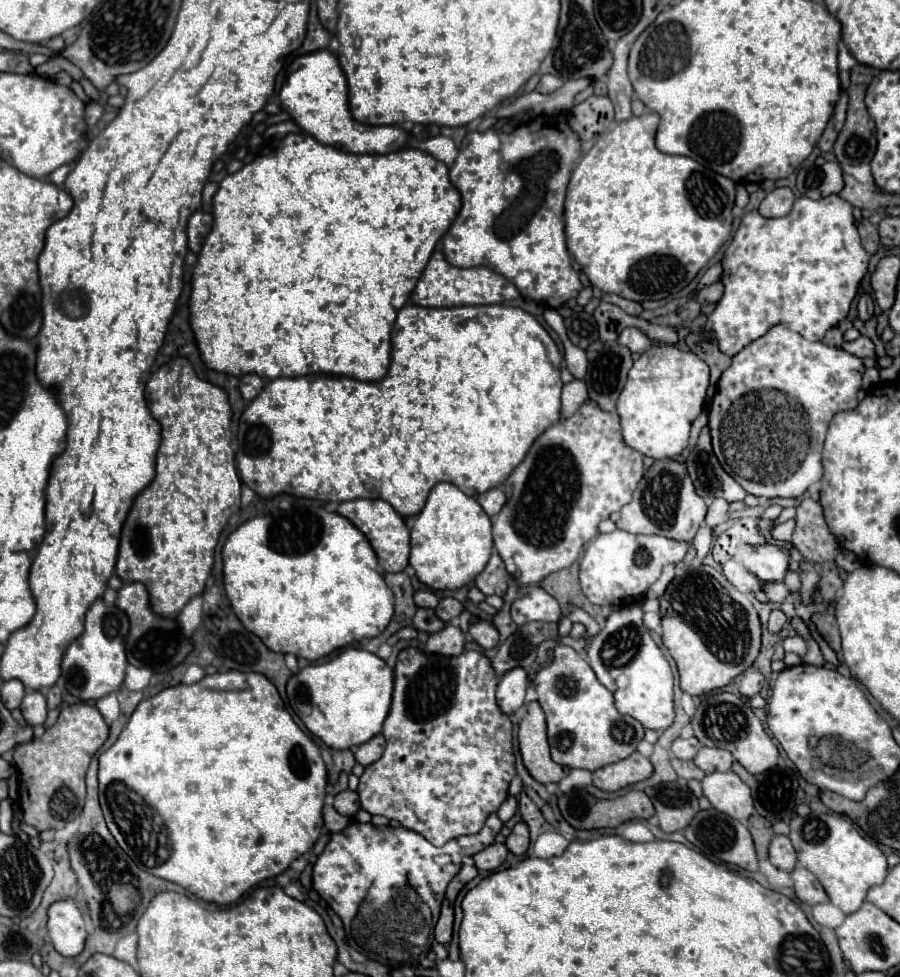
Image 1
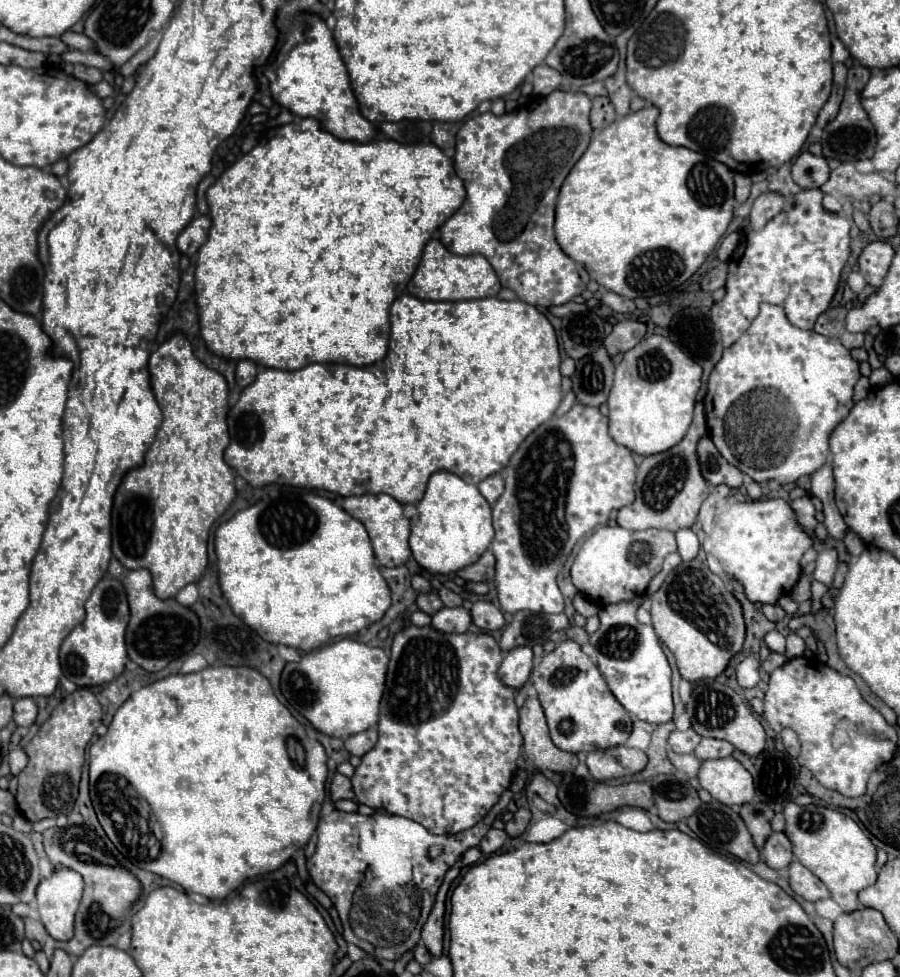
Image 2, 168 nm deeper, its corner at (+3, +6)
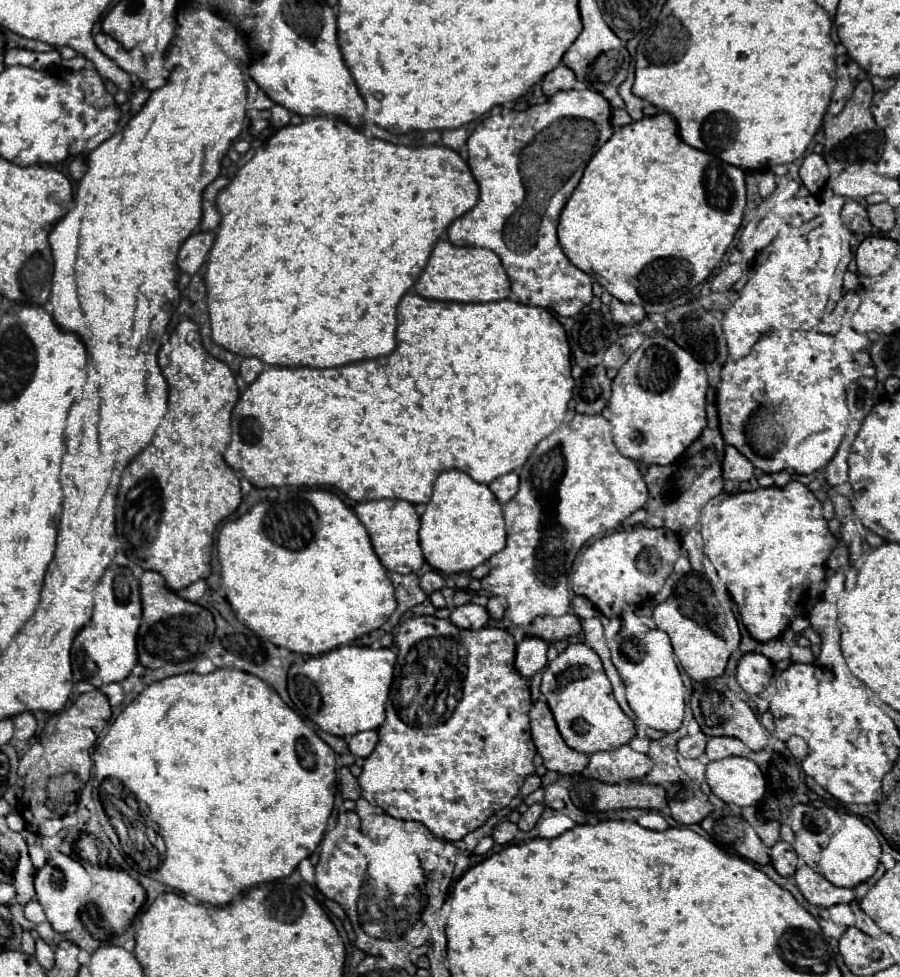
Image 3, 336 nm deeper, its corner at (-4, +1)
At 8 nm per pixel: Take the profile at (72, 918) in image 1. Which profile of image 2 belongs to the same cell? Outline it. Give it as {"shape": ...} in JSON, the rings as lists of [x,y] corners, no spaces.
{"shape":[[[58,868],[36,890],[42,924],[54,940],[72,940],[74,916],[82,898],[82,876],[68,868]]]}

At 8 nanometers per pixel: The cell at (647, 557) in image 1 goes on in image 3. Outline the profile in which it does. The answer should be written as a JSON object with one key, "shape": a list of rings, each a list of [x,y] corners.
{"shape":[[[625,529],[605,535],[593,541],[577,561],[577,569],[571,577],[573,593],[589,597],[599,613],[605,617],[617,617],[625,605],[635,605],[641,599],[655,595],[663,579],[673,571],[673,563],[681,555],[681,545],[673,539],[669,529]]]}

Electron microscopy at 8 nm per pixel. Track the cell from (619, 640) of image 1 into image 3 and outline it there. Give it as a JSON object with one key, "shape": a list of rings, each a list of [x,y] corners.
{"shape":[[[621,627],[609,649],[613,665],[627,687],[627,701],[639,723],[659,731],[675,731],[683,719],[685,687],[667,633],[661,629],[651,629],[645,635],[629,635],[625,627]]]}

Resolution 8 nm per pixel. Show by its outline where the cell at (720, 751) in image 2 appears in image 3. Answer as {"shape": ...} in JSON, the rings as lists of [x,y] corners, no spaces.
{"shape":[[[711,737],[705,747],[705,755],[709,761],[725,759],[731,755],[745,755],[745,743],[735,737]]]}

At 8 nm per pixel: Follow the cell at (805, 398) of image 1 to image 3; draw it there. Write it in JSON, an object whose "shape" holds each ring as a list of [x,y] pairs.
{"shape":[[[799,329],[767,331],[755,341],[747,355],[739,359],[727,359],[721,369],[721,383],[717,393],[721,435],[727,445],[735,447],[753,463],[755,469],[763,473],[777,473],[787,469],[797,475],[811,475],[833,459],[845,437],[845,431],[851,423],[851,413],[845,401],[845,387],[859,377],[859,363],[837,337]]]}

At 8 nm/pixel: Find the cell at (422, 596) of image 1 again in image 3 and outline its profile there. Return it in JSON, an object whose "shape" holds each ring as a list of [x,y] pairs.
{"shape":[[[427,571],[420,578],[420,587],[427,595],[430,595],[433,591],[441,590],[444,586],[444,578],[437,571]]]}

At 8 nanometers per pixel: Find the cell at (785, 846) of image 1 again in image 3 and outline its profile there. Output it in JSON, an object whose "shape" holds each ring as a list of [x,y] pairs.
{"shape":[[[779,841],[771,847],[771,861],[779,875],[793,875],[799,867],[799,857],[787,841]]]}

